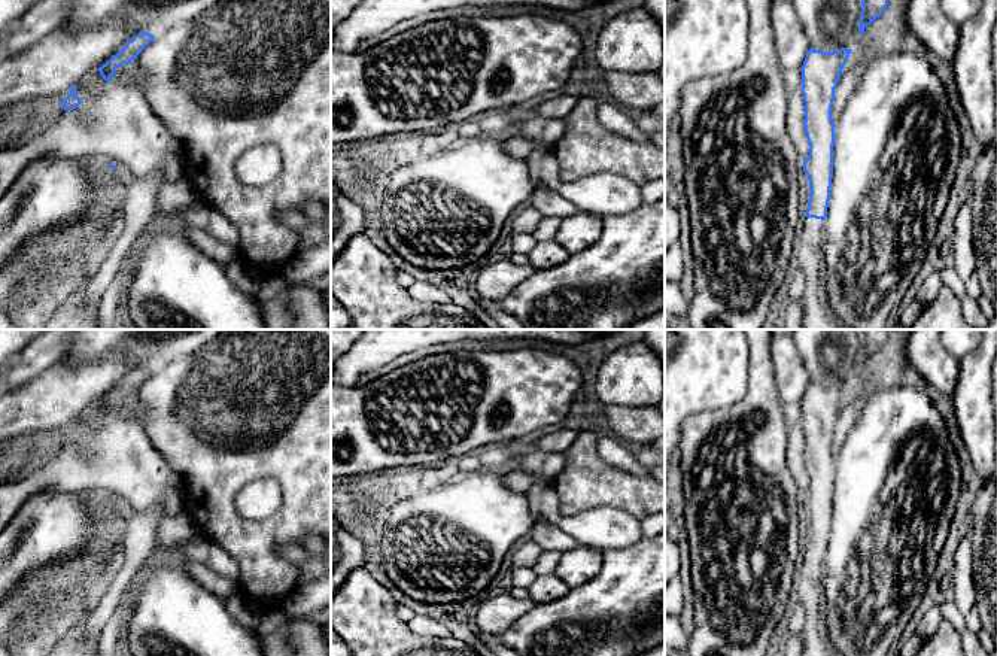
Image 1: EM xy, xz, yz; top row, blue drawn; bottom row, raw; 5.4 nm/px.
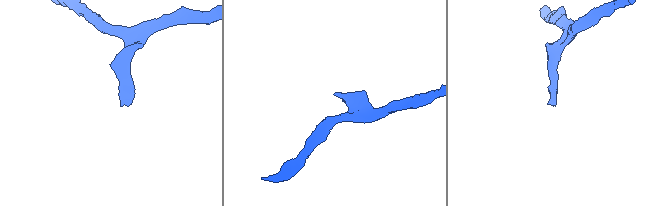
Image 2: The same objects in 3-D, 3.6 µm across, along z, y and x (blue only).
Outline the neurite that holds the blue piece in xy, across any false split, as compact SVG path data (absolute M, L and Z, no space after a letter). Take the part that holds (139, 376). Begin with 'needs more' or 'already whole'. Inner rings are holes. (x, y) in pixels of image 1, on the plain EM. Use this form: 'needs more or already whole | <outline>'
already whole | M146 365L133 370L133 373L128 374L116 389L98 403L103 413L109 416L115 410L116 403L137 392L137 389L153 374L153 371L153 368Z

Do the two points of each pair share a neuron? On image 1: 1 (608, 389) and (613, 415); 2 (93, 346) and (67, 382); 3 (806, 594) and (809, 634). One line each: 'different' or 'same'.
1: different
2: different
3: same

